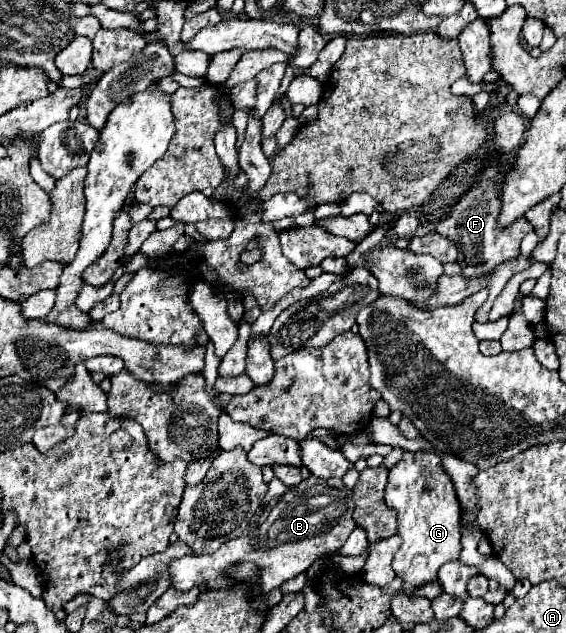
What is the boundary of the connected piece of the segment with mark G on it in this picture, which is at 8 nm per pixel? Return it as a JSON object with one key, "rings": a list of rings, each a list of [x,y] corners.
{"rings":[[[405,451],[403,459],[389,471],[389,483],[385,487],[385,503],[397,513],[399,537],[403,539],[401,549],[395,553],[393,569],[403,577],[403,591],[413,595],[413,589],[439,581],[435,573],[439,565],[457,561],[461,553],[459,541],[459,519],[461,507],[455,497],[451,477],[441,465],[441,455],[435,451]]]}

